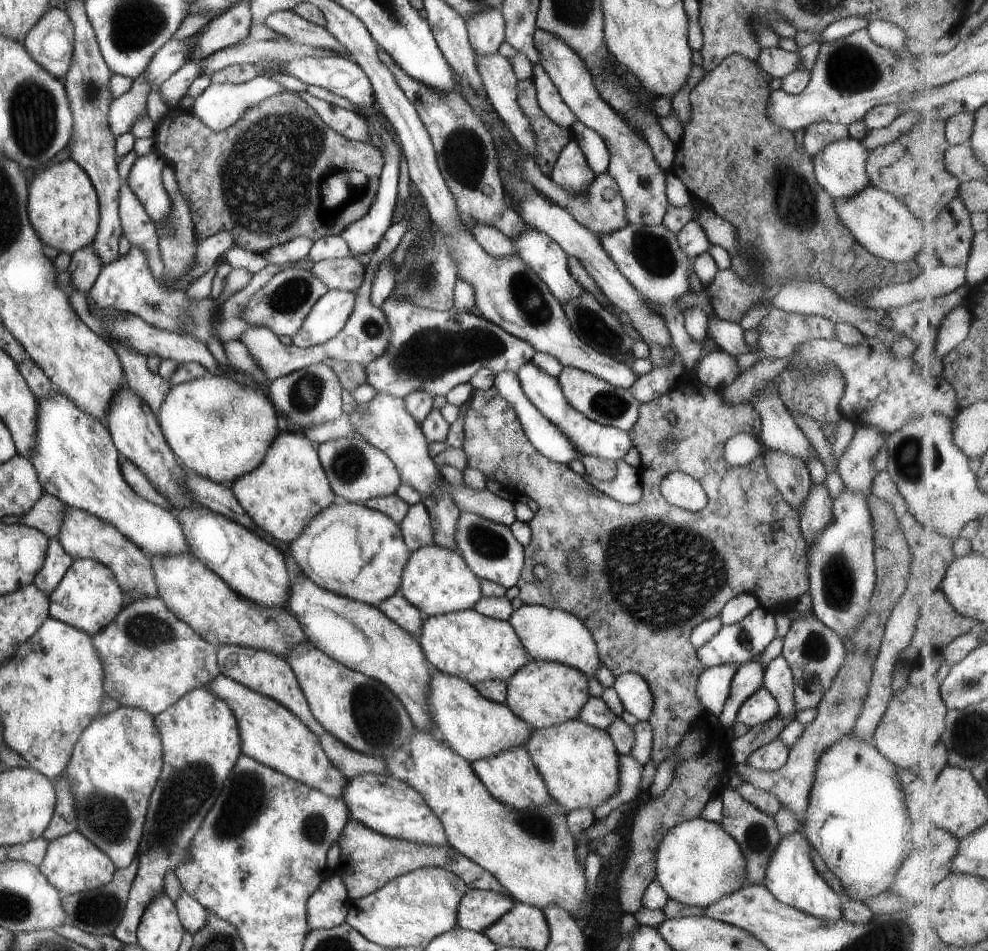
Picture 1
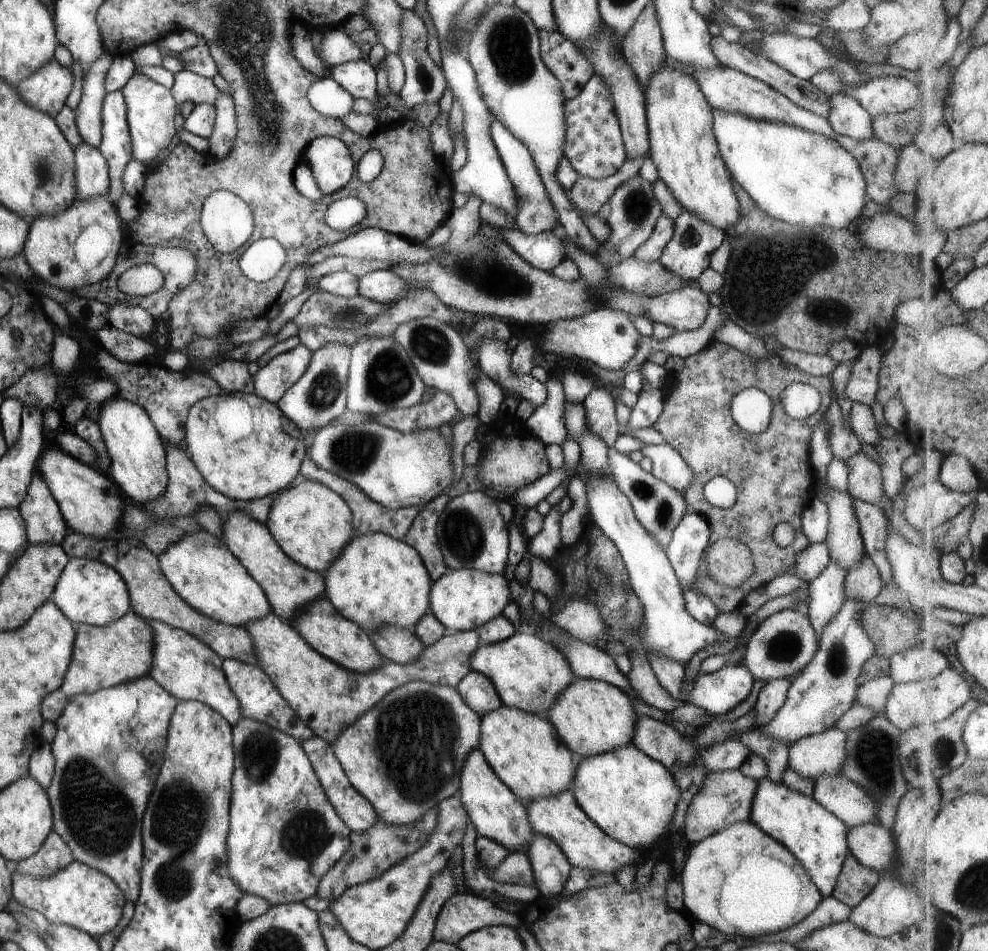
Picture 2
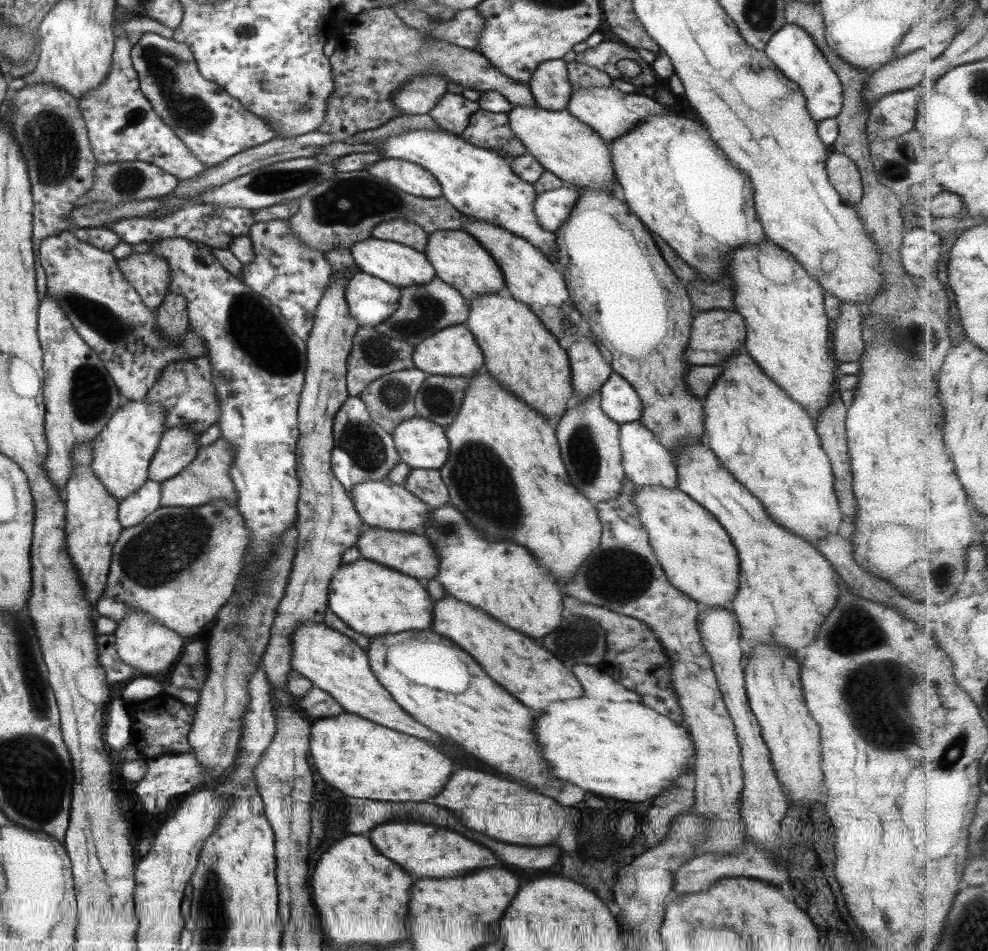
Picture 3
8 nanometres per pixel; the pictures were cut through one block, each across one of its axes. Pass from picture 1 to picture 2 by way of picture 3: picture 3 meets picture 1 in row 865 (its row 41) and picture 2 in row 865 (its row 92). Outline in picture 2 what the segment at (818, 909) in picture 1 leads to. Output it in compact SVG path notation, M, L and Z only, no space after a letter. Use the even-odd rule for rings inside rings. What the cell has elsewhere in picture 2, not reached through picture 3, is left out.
M765 777L758 780L748 820L793 854L803 865L822 898L831 894L848 853L846 824L823 808L812 796L805 796L787 788L783 783L768 781Z

